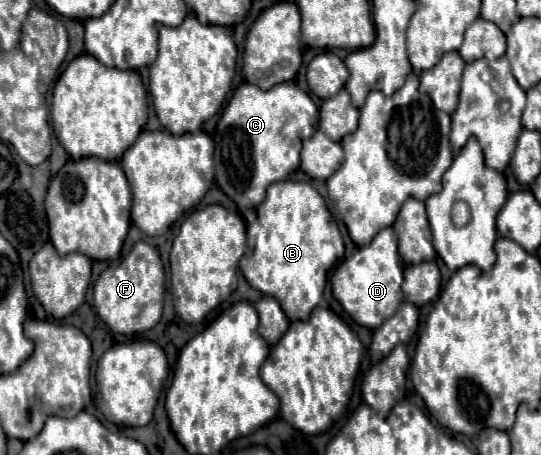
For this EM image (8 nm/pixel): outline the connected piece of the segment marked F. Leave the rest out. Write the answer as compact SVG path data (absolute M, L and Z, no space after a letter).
M138 241L116 267L102 271L94 285L94 307L98 317L116 333L134 335L152 329L162 317L164 305L164 267L154 247Z

